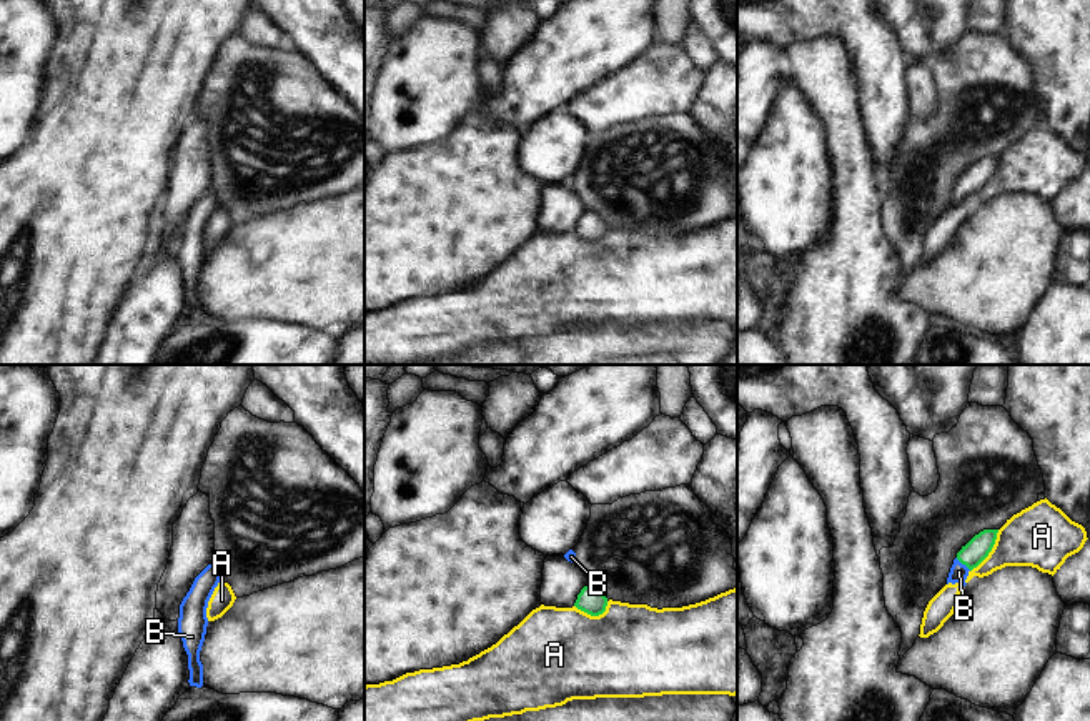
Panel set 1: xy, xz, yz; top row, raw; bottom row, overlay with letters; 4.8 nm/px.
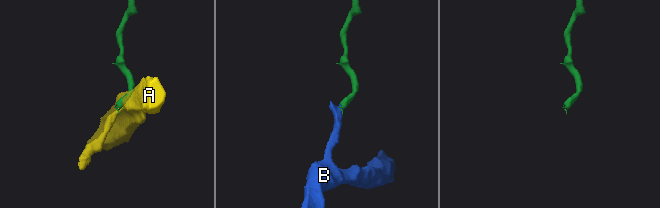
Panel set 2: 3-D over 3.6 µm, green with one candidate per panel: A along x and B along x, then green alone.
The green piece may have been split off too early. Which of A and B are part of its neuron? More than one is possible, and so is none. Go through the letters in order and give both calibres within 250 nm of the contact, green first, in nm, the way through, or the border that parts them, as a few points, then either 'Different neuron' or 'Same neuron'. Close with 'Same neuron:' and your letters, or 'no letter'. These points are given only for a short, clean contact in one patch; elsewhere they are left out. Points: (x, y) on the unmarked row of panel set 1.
A: Thickness 120 nm (green) against 300 nm. Different neuron
B: Thickness 120 nm (green) against 90 nm. Path across: yz (971, 182), (964, 190), (959, 198). Same neuron
Same neuron: B

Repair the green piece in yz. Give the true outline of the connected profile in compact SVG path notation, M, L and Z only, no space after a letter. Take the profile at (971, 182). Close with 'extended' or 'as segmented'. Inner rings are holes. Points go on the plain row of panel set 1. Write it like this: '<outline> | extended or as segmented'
M983 157L975 162L962 177L957 180L950 195L947 211L960 210L965 213L969 200L977 195L992 178L998 157Z | extended

